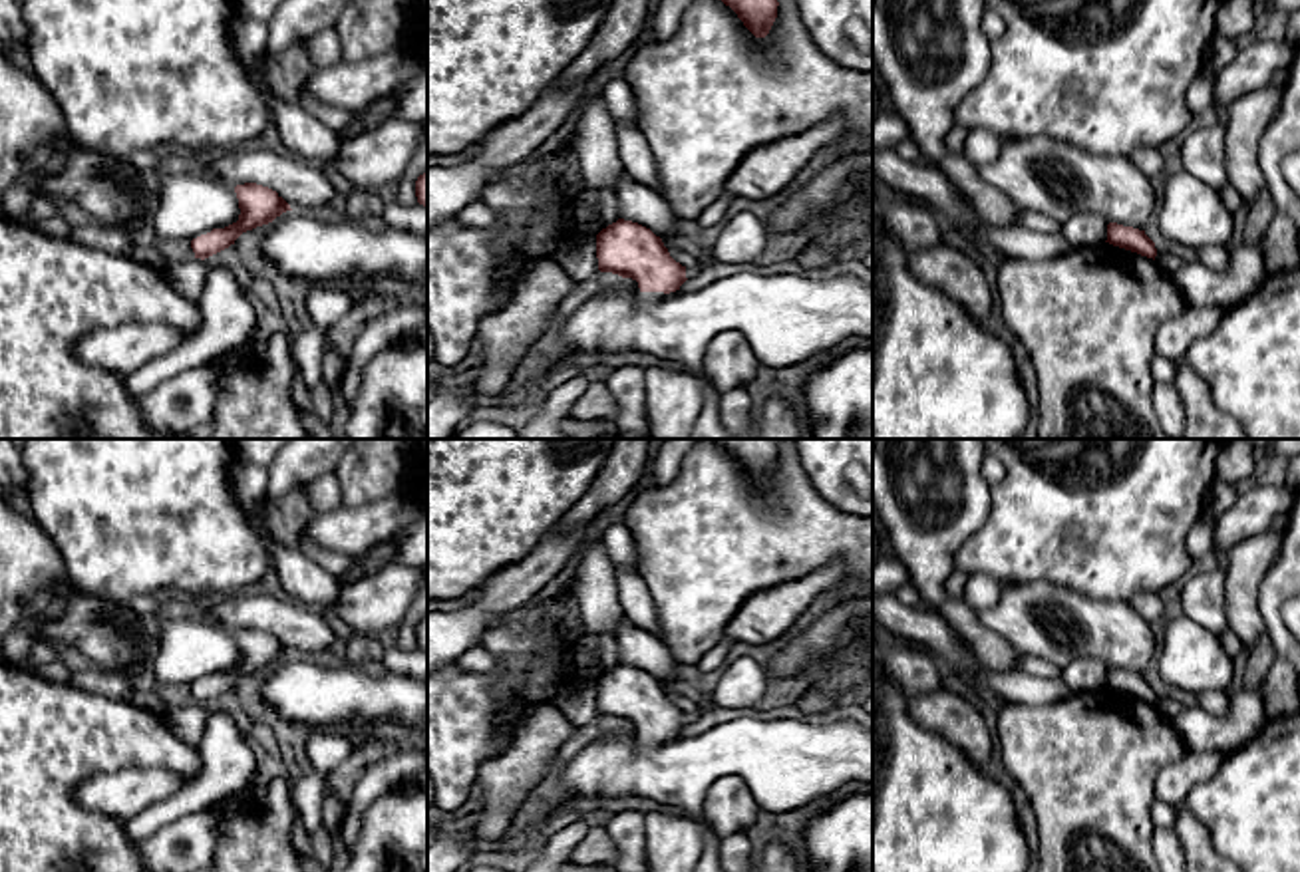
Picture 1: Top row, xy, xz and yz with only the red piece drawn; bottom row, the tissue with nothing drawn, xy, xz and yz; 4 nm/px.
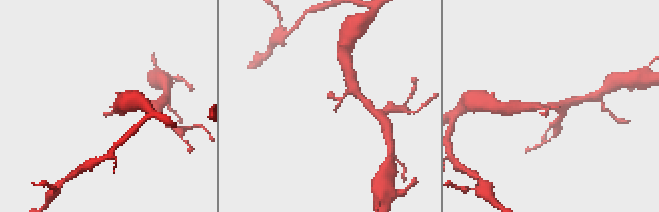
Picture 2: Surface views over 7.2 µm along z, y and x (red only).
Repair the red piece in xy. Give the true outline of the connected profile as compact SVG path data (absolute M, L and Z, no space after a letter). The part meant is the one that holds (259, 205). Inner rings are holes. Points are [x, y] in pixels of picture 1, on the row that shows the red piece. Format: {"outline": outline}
{"outline": "M256 183L237 185L235 193L241 209L239 220L193 238L195 258L205 260L235 244L243 232L268 224L282 213L292 211L276 191Z"}

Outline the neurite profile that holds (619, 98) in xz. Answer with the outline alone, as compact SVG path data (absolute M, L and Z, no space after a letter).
M612 77L602 91L602 99L614 121L640 127L640 109L630 85L624 79Z

